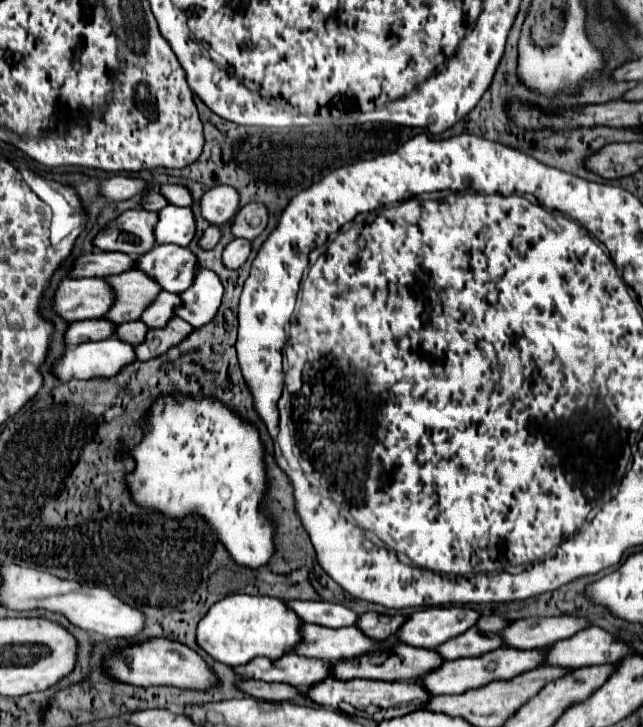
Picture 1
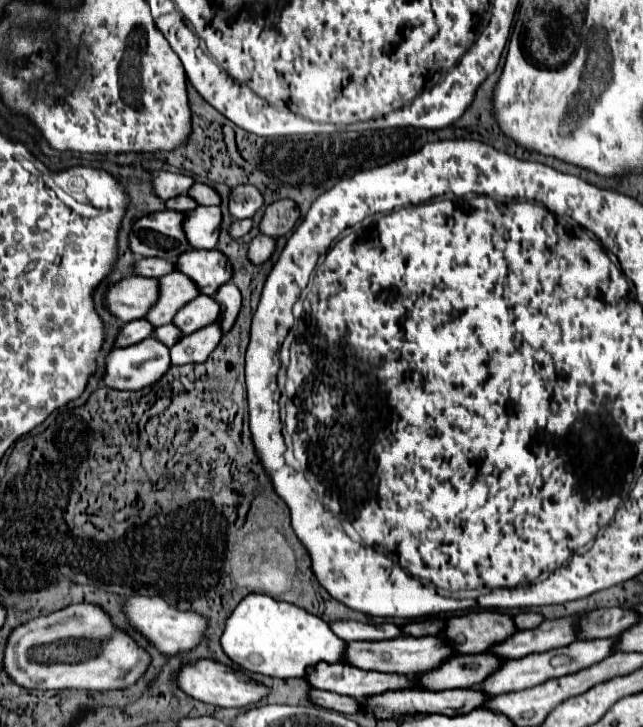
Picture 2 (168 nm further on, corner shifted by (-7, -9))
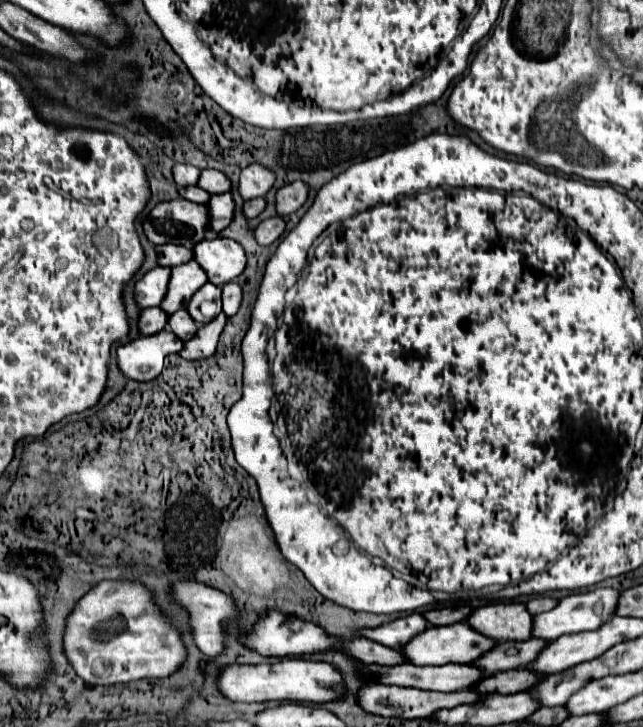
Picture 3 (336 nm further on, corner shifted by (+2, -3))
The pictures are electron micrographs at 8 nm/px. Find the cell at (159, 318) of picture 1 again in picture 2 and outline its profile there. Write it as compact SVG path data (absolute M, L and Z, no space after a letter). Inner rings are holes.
M198 295L198 299L194 299L194 303L188 303L186 307L182 307L182 311L178 311L178 315L174 317L174 325L178 325L186 335L212 325L214 321L218 321L220 317L220 305L214 297L208 295Z

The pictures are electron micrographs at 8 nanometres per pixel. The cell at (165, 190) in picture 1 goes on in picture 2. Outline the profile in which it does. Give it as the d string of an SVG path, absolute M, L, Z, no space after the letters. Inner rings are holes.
M196 183L190 187L188 195L198 201L198 205L220 205L220 195L206 183Z

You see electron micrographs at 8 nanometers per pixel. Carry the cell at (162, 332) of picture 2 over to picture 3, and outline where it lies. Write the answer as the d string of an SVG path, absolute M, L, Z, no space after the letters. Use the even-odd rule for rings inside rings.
M179 309L177 313L169 315L167 327L181 339L181 341L189 341L195 335L195 323L189 317L189 313L185 309Z

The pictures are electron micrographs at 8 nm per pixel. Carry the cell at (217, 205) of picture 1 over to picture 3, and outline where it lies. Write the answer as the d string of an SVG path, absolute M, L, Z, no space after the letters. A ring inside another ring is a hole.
M249 165L241 171L239 177L239 195L247 201L247 199L255 199L255 197L263 197L271 185L275 181L275 175L261 167L261 165Z

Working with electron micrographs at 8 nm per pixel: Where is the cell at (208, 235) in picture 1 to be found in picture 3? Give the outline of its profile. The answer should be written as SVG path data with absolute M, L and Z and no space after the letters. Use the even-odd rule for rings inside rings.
M257 197L257 199L245 201L245 205L243 205L243 215L245 215L245 219L253 219L253 217L257 217L263 209L265 209L265 199L263 199L263 197Z

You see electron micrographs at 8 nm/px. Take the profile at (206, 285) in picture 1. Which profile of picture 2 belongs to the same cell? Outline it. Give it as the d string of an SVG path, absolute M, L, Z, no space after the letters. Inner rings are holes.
M230 281L230 283L224 283L218 293L214 295L218 299L218 303L222 303L222 329L224 331L230 331L238 313L240 313L240 307L242 307L242 295L238 291L238 287Z

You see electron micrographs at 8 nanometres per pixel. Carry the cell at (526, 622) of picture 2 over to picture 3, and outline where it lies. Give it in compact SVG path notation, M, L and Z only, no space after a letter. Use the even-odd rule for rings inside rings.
M535 597L535 599L531 599L531 601L527 601L527 609L529 609L529 613L531 615L537 615L537 613L543 613L543 611L549 611L549 609L553 609L557 605L557 601L553 601L553 599L549 599L549 597Z

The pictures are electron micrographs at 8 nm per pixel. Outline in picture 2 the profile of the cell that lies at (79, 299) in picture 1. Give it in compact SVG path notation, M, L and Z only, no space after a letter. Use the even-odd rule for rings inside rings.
M140 275L126 277L108 289L106 307L124 323L142 319L158 301L158 285L158 279Z

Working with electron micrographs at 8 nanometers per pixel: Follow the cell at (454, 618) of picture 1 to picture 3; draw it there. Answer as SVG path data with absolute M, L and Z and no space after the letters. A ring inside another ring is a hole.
M493 603L475 609L465 623L495 641L525 641L531 637L533 617L523 603Z

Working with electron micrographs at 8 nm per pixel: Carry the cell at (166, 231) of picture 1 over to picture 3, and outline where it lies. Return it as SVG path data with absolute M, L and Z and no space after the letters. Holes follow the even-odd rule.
M221 193L221 195L211 195L207 209L209 209L209 233L219 233L225 229L233 217L233 197L231 193Z

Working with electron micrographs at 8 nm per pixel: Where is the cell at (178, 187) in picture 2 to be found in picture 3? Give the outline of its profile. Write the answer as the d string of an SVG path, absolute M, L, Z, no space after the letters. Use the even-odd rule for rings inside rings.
M175 163L173 165L173 181L177 183L177 187L187 187L187 185L195 185L199 179L199 169L193 165L181 165Z

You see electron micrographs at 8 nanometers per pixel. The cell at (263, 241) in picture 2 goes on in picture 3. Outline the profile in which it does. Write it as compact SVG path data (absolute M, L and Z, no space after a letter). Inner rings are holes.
M271 217L261 221L253 231L253 235L259 245L271 245L275 239L279 239L283 231L285 231L285 221L281 217Z

